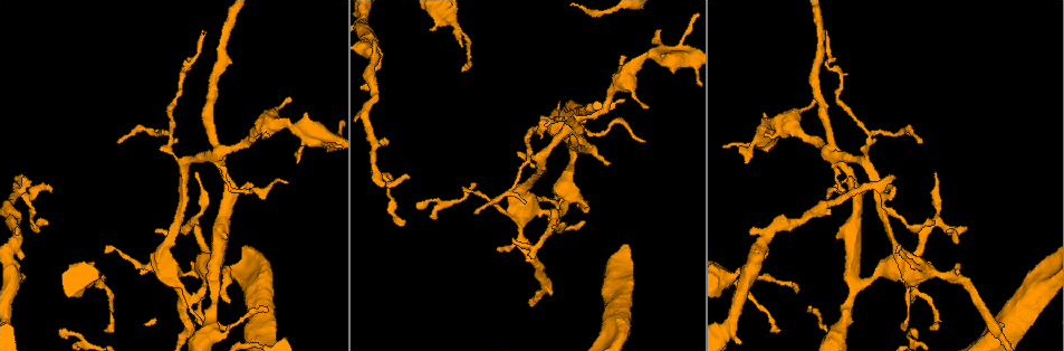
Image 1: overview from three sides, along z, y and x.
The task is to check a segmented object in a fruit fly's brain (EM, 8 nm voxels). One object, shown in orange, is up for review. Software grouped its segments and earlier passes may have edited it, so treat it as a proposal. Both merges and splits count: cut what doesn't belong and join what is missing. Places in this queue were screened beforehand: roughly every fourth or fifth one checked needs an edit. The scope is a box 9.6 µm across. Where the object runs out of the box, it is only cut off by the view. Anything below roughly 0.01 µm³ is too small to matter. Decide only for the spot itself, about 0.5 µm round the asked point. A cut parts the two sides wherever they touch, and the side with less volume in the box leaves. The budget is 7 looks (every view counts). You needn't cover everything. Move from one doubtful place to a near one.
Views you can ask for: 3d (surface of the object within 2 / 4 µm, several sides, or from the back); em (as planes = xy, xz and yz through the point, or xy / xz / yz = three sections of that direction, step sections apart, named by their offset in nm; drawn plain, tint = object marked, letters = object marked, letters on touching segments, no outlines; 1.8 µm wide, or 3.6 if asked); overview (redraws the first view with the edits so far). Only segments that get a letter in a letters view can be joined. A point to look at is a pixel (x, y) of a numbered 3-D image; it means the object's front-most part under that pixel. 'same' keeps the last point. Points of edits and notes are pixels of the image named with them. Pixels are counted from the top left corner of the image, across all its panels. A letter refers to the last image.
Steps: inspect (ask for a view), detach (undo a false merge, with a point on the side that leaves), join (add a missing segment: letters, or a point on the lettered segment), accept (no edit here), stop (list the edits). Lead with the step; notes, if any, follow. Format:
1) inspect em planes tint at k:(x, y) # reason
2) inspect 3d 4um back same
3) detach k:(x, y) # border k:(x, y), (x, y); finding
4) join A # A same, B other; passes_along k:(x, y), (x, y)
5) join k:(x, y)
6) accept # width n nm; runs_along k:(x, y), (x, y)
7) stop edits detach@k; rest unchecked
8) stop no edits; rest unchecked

inspect 3d 2um at 1:(808, 311) # an open end

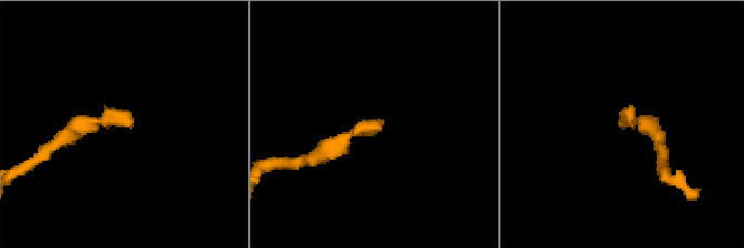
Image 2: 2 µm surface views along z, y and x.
inspect em planes plain at 2:(622, 128)

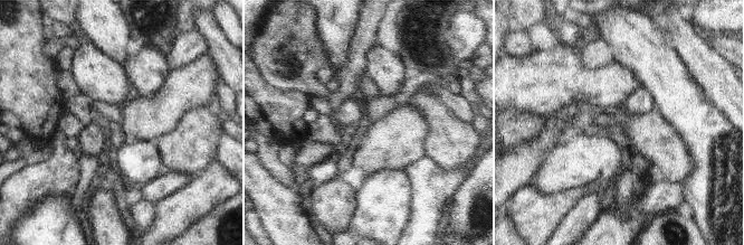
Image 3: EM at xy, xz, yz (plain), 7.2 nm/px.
inspect em planes letters same

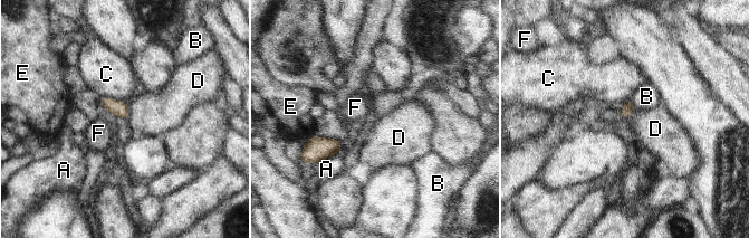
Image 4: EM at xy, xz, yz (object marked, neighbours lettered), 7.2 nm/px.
accept # width 70 nm; A other, B other, C other, D other, E other, F other; border 4:(126, 104), (127, 118); no lettered segment goes on from it

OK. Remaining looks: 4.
inspect 3d 2um at 1:(575, 126)

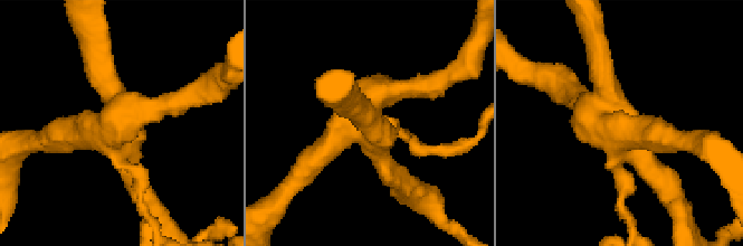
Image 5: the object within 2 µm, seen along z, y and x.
inspect em yz step 4 tint at 5:(365, 125)

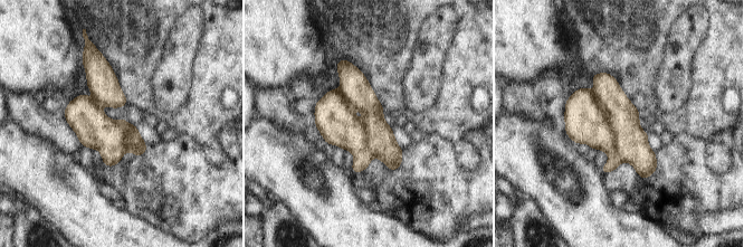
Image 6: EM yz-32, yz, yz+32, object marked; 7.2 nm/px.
inspect em planes letters same

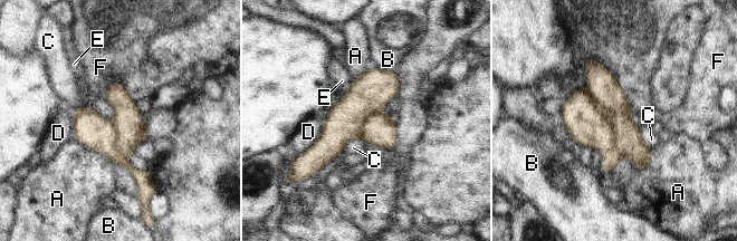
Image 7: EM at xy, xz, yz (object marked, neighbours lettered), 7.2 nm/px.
detach 7:(128, 124) # width 300 nm; longest_contact F 480 nm; A other, B other, C other, D other, E other, F other; two cells meet here

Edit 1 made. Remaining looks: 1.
inspect em planes letters at 1:(654, 38) # free end

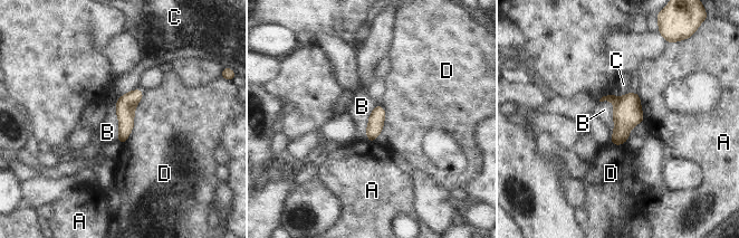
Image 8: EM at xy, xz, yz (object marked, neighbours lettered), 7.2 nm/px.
accept # longest_contact D 420 nm; A other, B other, C other, D other; border 8:(600, 101), (613, 102), (612, 133); none of them fits

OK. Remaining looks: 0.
stop edits detach@7; rest unchecked

